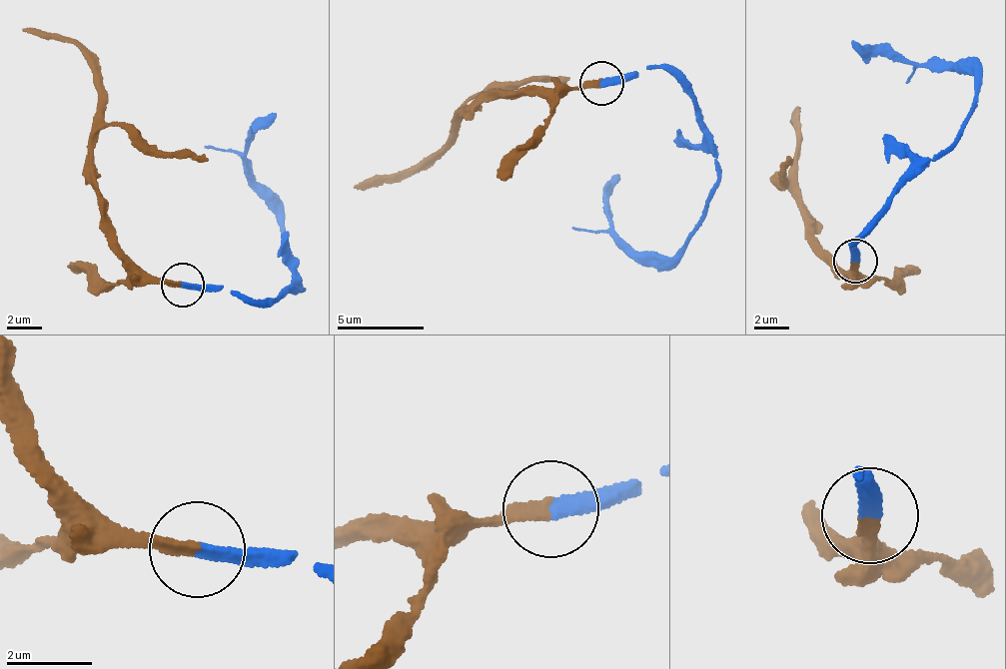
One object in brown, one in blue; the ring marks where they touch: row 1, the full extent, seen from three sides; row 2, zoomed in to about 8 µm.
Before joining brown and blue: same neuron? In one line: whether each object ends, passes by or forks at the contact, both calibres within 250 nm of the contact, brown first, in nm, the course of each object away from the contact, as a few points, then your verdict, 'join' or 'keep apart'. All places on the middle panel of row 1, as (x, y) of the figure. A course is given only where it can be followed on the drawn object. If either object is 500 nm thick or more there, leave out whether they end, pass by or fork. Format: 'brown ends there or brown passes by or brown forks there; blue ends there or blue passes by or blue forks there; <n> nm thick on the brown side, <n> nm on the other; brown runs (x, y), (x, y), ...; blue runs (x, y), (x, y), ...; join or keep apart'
brown ends there; blue ends there; 280 nm thick on the brown side, 320 nm on the other; brown runs (602, 85), (545, 94), (483, 98), (463, 108), (435, 157), (402, 173), (375, 174), (354, 189); blue runs (602, 85), (647, 67), (678, 70), (716, 161), (701, 220), (675, 256), (618, 240), (607, 184), (621, 173); join

